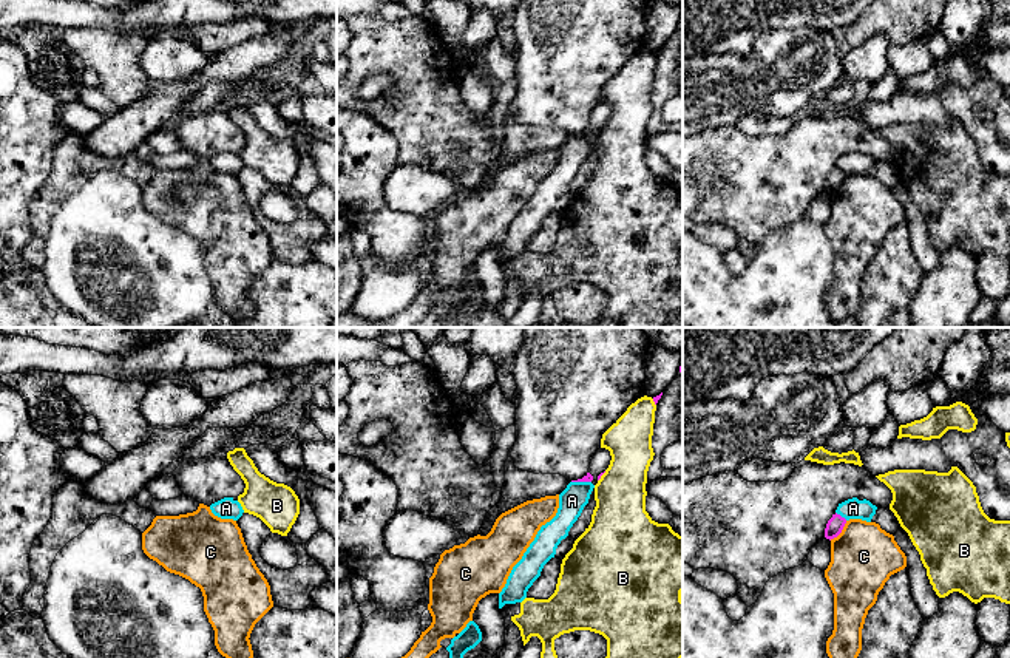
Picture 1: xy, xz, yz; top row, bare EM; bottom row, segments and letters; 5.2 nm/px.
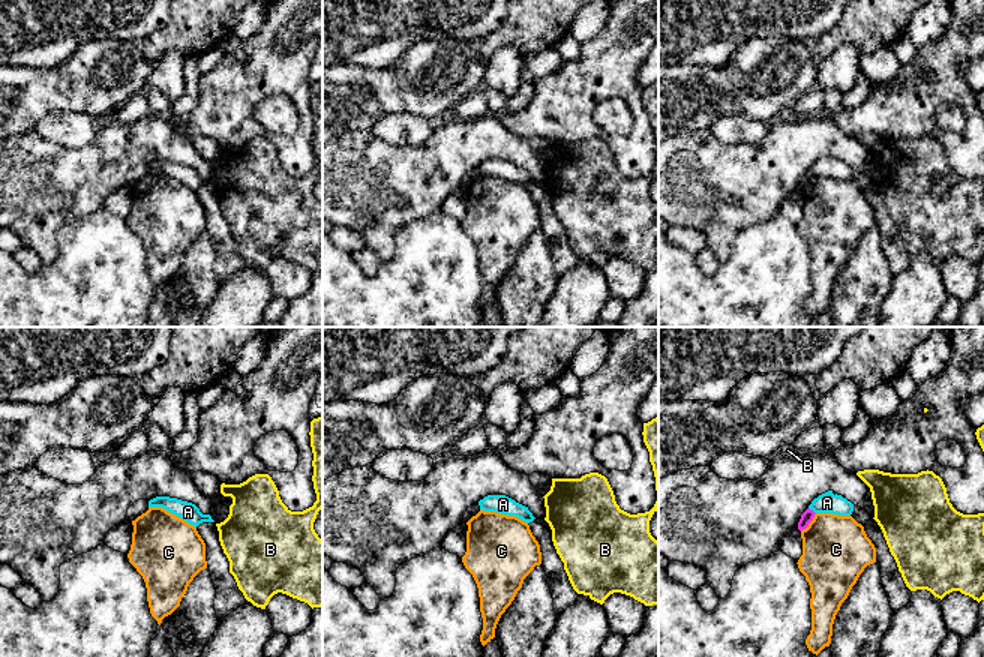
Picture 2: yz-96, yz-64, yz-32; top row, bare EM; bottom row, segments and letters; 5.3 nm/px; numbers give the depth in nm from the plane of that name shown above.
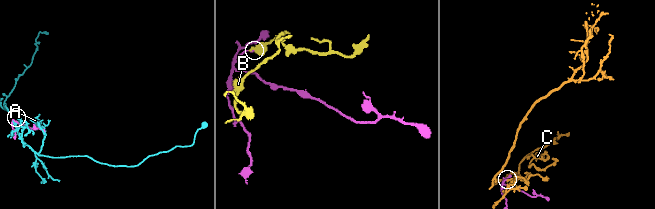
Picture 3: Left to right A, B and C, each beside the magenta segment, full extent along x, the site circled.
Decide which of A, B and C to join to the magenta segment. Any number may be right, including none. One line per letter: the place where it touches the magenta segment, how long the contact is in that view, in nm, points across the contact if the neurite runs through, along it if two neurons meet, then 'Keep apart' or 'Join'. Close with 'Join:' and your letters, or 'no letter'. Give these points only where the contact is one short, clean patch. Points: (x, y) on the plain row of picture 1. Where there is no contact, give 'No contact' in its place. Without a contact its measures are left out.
A: Touches magenta at yz (840, 170). Shared border 80 nm. Boundary: yz (836, 166), (847, 173). Keep apart
B: Touches magenta at xz (601, 128). Shared border 70 nm. Keep apart
C: Touches magenta at yz (840, 186). Shared border 140 nm. Boundary: yz (847, 175), (843, 183), (830, 193). Keep apart
Join: no letter

